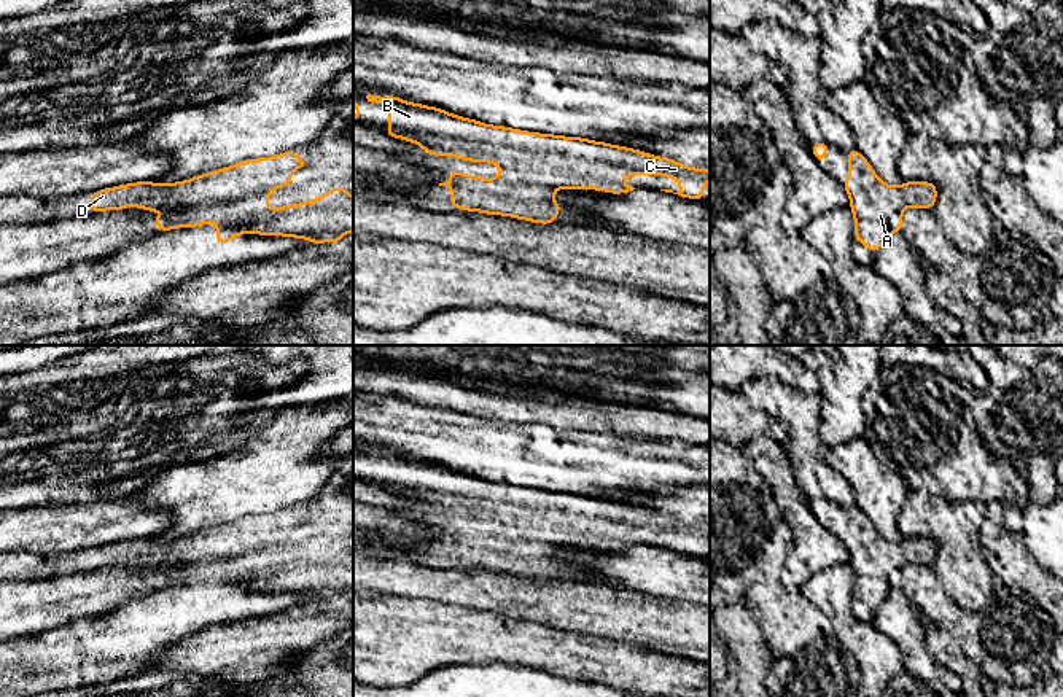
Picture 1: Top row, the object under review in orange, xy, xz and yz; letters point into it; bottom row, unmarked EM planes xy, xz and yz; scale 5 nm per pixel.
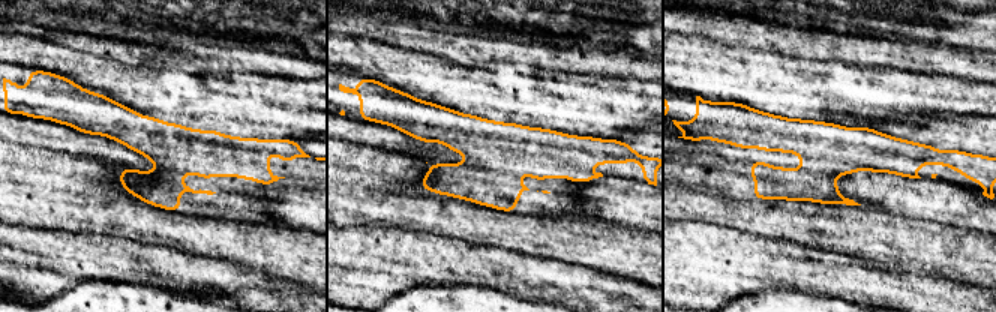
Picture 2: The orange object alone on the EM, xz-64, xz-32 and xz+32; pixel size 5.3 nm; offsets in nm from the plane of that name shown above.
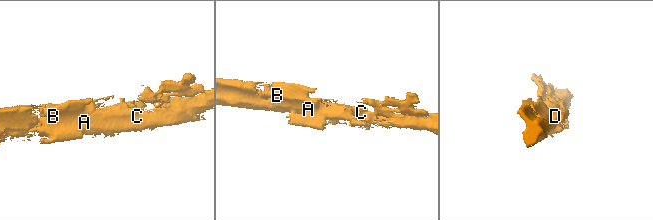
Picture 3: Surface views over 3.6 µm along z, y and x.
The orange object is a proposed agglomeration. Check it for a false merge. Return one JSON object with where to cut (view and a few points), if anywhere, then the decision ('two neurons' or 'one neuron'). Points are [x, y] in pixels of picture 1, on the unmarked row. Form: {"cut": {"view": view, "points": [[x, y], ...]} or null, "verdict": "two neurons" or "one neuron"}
{"cut": null, "verdict": "one neuron"}

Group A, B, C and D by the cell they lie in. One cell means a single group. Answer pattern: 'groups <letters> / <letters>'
groups A B C D

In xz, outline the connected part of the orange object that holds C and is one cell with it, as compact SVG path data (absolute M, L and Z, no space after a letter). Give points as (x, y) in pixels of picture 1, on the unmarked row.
M391 450L385 454L366 452L368 458L388 463L388 485L393 495L417 500L431 512L454 512L469 519L492 519L500 522L498 535L465 532L452 525L450 533L439 539L452 547L449 563L465 568L501 571L532 579L552 581L562 560L554 557L555 546L595 546L609 551L624 551L635 544L624 538L629 530L662 532L676 535L681 554L703 559L703 541L710 538L710 525L694 525L675 516L660 514L646 508L595 498L582 493L528 489L504 482L492 482L476 476L452 471L438 463L412 460Z

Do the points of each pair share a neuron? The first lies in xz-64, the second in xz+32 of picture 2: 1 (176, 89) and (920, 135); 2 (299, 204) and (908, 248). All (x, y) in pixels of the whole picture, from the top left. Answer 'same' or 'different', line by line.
1: different
2: different

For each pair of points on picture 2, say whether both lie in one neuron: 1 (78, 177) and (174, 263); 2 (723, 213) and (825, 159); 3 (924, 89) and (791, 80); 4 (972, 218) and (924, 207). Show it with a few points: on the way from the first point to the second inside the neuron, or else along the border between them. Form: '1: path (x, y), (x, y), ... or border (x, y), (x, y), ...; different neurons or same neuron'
1: border (119, 237), (141, 243), (165, 245), (188, 252); different neurons
2: border (758, 198), (783, 200); different neurons
3: path (891, 92), (824, 92); same neuron
4: path (960, 207), (936, 207); same neuron

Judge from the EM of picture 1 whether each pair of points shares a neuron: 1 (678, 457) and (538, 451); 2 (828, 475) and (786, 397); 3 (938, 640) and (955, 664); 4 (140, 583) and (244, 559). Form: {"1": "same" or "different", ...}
{"1": "same", "2": "same", "3": "same", "4": "different"}

